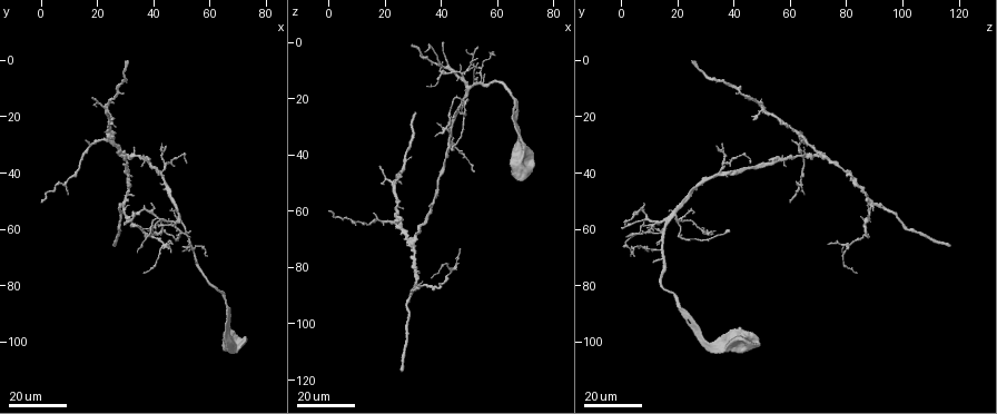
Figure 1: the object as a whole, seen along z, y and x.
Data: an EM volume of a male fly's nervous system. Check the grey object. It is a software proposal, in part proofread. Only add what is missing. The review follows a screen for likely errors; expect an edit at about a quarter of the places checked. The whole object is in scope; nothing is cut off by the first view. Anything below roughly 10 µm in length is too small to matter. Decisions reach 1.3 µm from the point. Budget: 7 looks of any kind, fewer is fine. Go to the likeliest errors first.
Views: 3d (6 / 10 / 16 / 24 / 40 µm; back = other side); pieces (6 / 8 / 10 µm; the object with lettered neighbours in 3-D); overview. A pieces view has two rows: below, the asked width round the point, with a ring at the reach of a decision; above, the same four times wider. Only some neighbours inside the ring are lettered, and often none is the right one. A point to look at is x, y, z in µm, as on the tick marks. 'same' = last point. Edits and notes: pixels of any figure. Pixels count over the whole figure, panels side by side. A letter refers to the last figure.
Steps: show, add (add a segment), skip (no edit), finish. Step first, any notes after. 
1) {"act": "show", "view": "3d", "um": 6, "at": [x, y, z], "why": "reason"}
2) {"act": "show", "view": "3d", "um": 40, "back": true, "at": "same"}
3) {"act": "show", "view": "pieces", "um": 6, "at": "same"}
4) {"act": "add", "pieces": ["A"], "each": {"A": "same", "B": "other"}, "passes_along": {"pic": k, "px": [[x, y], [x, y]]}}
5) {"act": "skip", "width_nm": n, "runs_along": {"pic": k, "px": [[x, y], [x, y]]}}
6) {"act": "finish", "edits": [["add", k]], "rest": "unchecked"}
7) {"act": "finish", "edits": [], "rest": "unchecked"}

{"act": "show", "view": "3d", "um": 24, "at": [47, 65, 73], "why": "branch stops here"}

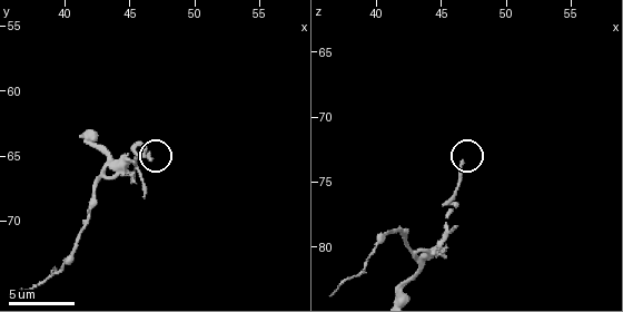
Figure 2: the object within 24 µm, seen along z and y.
{"act": "show", "view": "pieces", "um": 8, "at": [46.6, 65.2, 73.4]}

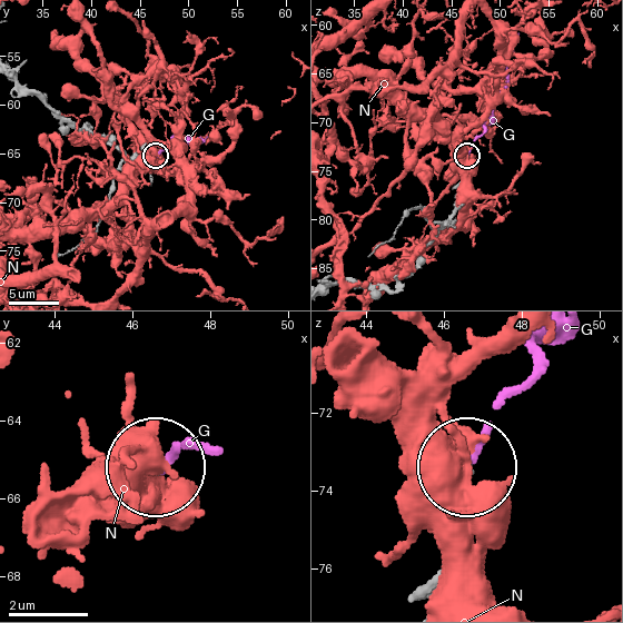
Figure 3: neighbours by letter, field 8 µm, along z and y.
{"act": "add", "pieces": ["G"], "each": {"G": "same", "N": "other"}, "found": "the neuron continues"}

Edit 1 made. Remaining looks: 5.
{"act": "show", "view": "3d", "um": 24, "at": [45, 31, 34], "why": "free end"}

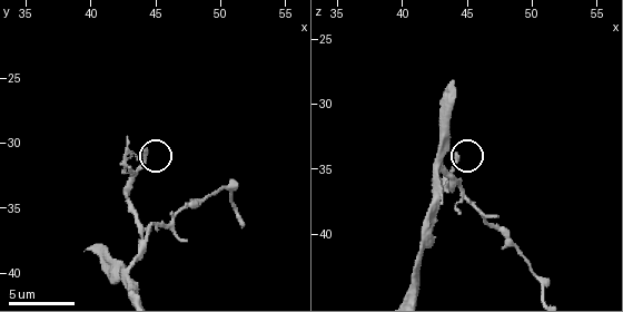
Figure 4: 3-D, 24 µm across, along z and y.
{"act": "show", "view": "pieces", "um": 8, "at": [44.2, 30.6, 34.0]}

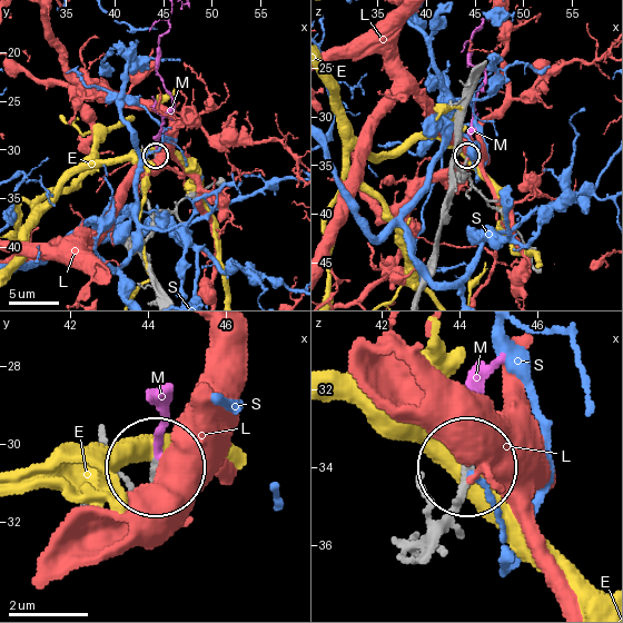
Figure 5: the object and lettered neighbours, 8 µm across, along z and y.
{"act": "add", "pieces": ["M"], "each": {"E": "other", "L": "other", "M": "same", "S": "other"}, "passes_along": {"pic": 5, "px": [[431, 533], [461, 484], [471, 374]]}, "found": "the neuron continues"}

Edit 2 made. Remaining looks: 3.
{"act": "finish", "edits": [["add", 3], ["add", 5]], "rest": "unchecked"}

